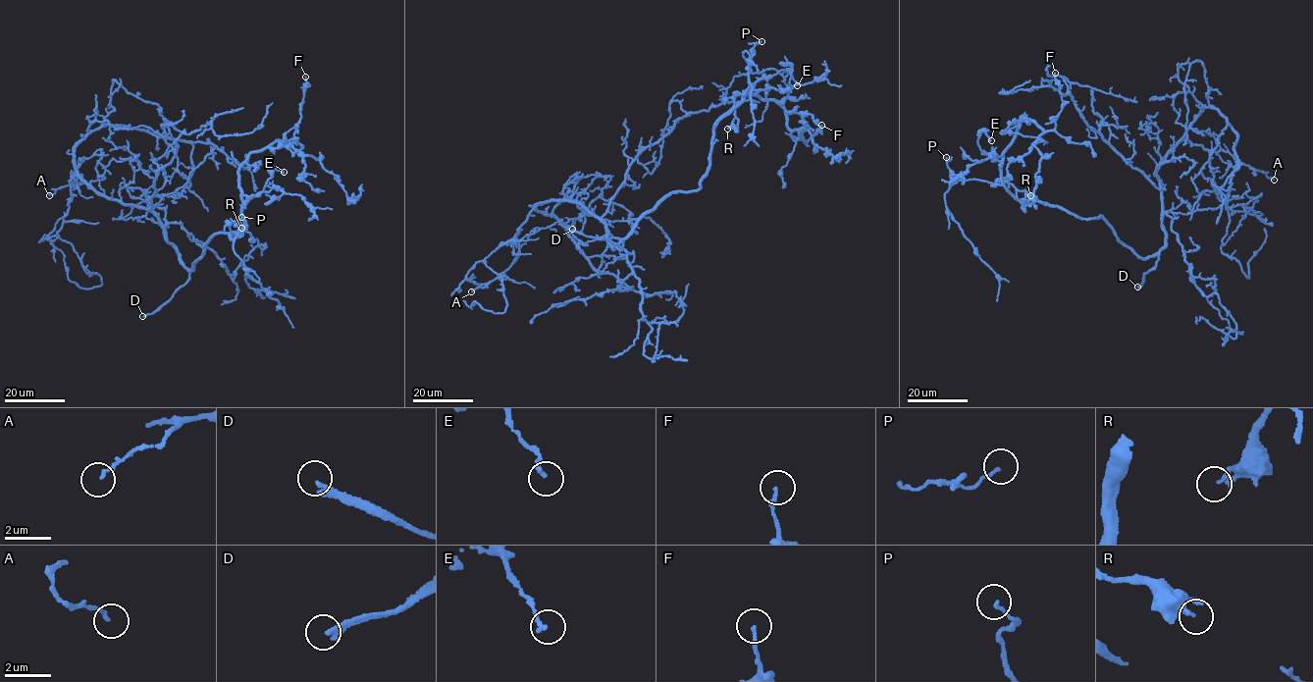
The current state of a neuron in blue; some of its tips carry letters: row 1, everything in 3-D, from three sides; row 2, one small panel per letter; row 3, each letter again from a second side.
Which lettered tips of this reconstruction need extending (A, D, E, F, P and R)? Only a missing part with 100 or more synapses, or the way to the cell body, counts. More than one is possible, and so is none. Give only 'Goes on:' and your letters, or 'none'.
Goes on: D

